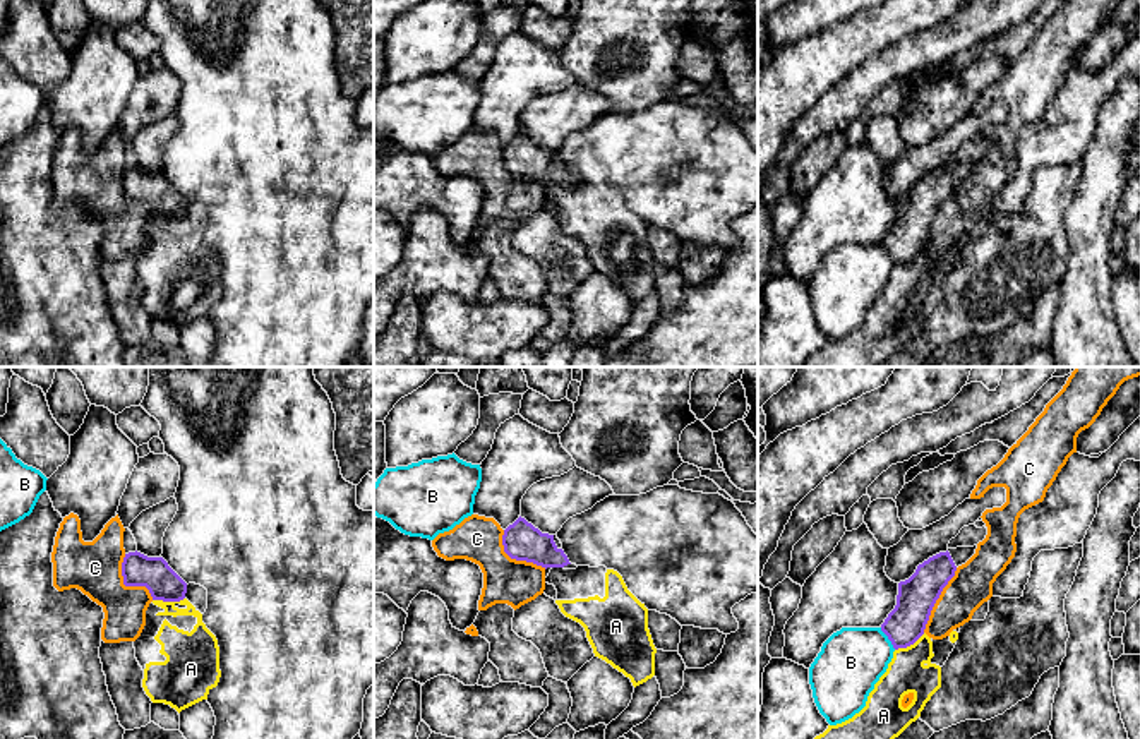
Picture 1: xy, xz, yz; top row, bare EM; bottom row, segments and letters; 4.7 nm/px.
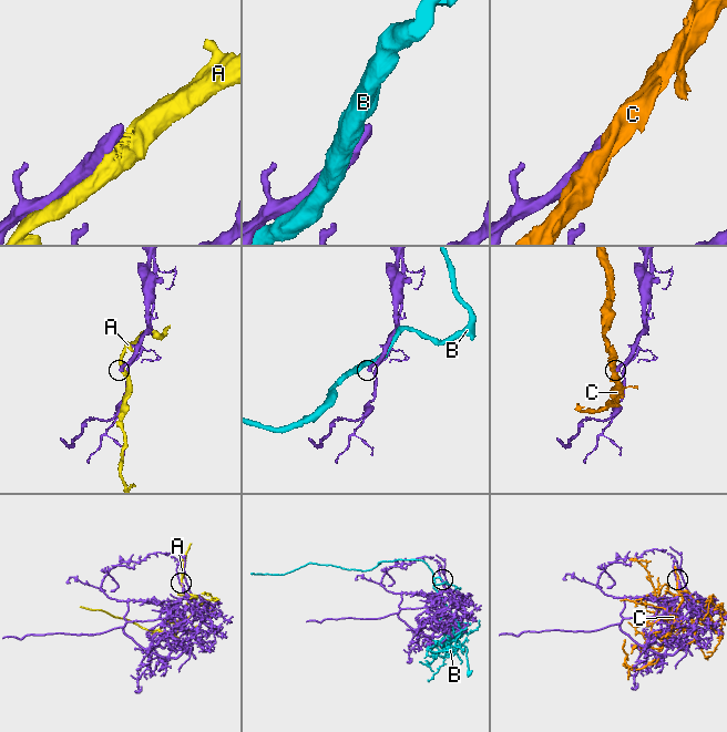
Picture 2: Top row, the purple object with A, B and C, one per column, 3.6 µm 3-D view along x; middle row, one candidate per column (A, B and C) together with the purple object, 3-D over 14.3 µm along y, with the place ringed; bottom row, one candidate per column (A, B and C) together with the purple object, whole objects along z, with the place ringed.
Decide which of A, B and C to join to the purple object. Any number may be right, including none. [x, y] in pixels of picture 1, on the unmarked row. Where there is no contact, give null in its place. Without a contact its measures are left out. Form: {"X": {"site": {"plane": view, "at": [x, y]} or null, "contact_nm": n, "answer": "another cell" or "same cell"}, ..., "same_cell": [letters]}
{"A": {"site": {"plane": "xy", "at": [168, 216]}, "contact_nm": 150, "answer": "another cell"}, "B": {"site": {"plane": "yz", "at": [888, 254]}, "contact_nm": 130, "answer": "another cell"}, "C": {"site": {"plane": "xy", "at": [126, 201]}, "contact_nm": 260, "answer": "another cell"}, "same_cell": []}

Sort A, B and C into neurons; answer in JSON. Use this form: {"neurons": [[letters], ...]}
{"neurons": [["A"], ["B"], ["C"]]}

